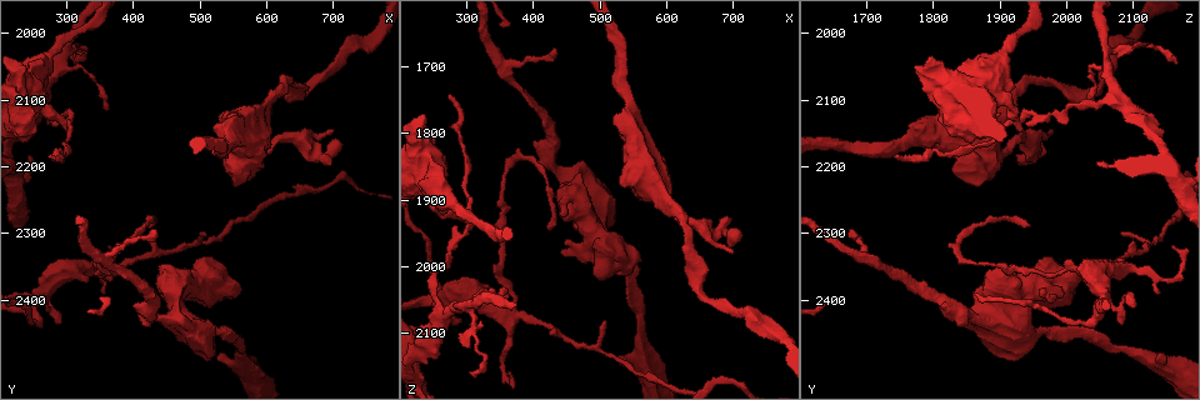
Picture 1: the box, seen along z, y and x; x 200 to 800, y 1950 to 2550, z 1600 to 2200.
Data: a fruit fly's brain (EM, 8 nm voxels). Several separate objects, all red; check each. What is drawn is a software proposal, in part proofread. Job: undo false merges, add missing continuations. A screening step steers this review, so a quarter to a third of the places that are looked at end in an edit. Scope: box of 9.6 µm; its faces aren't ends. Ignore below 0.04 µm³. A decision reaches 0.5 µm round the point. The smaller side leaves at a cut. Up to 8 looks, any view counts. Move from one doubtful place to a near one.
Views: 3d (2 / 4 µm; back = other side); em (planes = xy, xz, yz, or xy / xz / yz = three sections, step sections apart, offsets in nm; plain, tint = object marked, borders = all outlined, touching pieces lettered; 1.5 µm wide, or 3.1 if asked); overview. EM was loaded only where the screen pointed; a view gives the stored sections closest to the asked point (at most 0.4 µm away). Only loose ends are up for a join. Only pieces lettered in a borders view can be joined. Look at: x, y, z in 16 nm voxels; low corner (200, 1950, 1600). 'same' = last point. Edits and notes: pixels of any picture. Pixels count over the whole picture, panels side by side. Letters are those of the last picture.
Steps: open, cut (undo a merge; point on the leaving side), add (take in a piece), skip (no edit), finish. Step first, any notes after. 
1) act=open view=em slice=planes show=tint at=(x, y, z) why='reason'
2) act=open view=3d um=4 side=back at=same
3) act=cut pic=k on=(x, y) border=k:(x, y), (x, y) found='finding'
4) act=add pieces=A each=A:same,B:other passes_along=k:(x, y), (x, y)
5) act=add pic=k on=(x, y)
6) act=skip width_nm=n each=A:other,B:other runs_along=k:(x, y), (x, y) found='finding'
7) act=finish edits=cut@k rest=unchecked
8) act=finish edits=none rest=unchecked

act=open view=em slice=planes show=borders at=(365, 2115, 2045) why='tapers out'

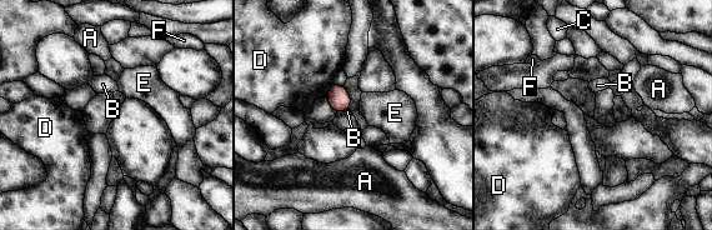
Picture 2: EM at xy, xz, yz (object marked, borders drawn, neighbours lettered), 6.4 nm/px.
act=skip width_nm=140 each=A:other,B:other,C:other,D:other,E:other,F:other border=2:(334, 84), (326, 96) found='no lettered piece goes on from it'

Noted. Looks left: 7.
act=open view=em slice=planes show=borders at=(300, 2130, 1925) why='arms part here'

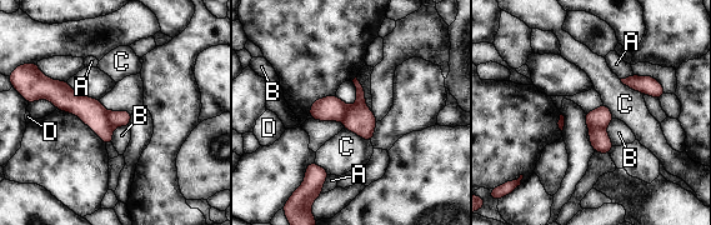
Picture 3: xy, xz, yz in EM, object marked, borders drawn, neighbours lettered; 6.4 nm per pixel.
act=cut pic=3 on=(601, 116) width_nm=140 each=A:other,B:other,C:other,D:other border=3:(587, 125), (604, 128) found='two neurons meet here'

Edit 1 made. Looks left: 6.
act=open view=em slice=planes show=borders at=(445, 2390, 1975) why='branch stops here'

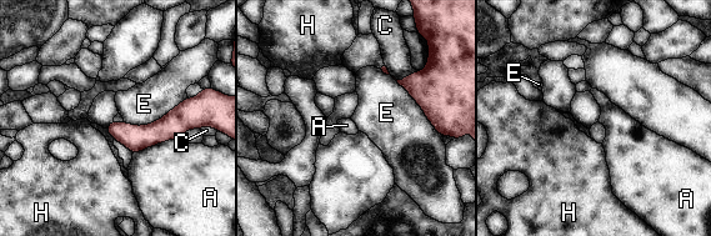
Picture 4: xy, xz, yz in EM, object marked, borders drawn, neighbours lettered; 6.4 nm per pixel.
act=skip longest_contact=E:440nm each=A:other,C:other,E:other,H:other border=4:(180, 137), (156, 142), (133, 154) found='none of them fits'

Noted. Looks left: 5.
act=open view=3d um=4 at=(695, 2195, 1925) why='branch stops here'

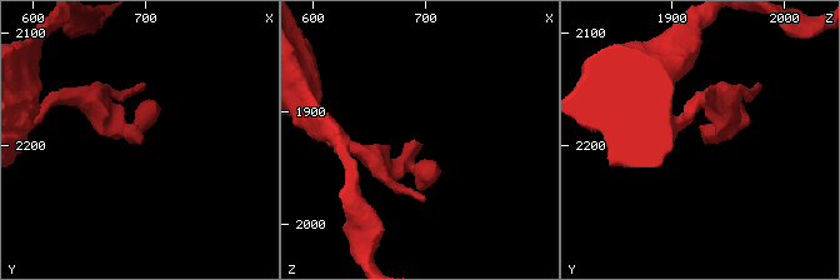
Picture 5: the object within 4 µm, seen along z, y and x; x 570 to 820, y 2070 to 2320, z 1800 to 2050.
act=open view=em slice=planes show=borders at=(696, 2196, 1928) why='need the tissue'

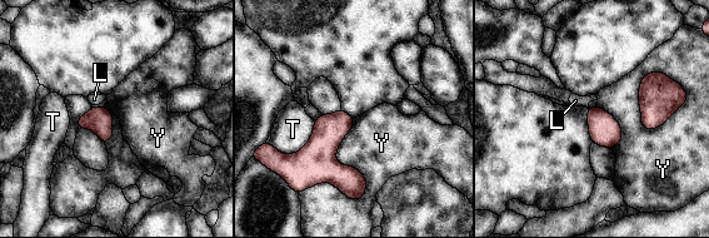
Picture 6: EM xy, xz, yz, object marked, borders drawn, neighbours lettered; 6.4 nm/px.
act=skip each=L:other,T:other,Y:other border=6:(355, 118), (308, 188) found='none of them fits'

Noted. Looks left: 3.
act=finish edits=cut@3 rest=unchecked

